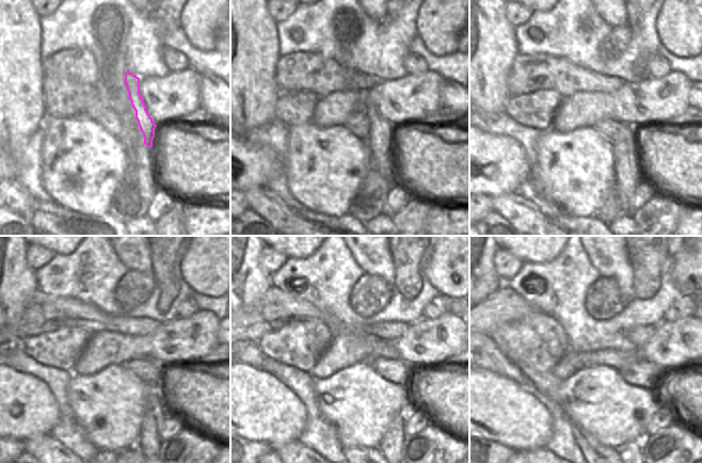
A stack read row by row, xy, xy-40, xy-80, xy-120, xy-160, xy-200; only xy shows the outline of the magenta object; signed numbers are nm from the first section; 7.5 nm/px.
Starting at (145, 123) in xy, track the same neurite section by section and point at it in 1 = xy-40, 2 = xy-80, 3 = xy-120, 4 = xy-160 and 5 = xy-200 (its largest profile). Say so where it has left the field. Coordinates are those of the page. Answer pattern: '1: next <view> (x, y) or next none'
1: next xy-40 (382, 130)
2: next xy-80 (625, 163)
3: next xy-120 (149, 441)
4: next xy-160 (391, 447)
5: next xy-200 (631, 452)

